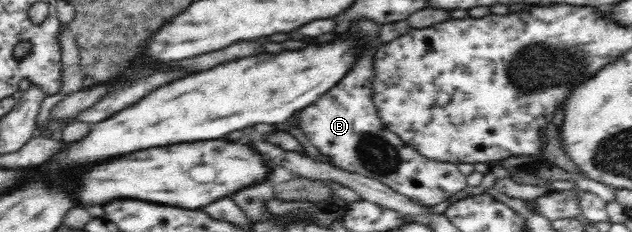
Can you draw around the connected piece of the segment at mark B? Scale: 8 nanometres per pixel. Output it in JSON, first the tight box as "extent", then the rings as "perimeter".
{"extent":[293,17,467,206],"perimeter":[[[363,17],[351,21],[347,29],[337,34],[340,40],[356,42],[357,60],[335,86],[311,105],[298,110],[293,118],[297,128],[309,138],[317,152],[327,158],[325,162],[335,168],[378,180],[399,194],[419,199],[427,206],[439,204],[467,186],[467,175],[458,169],[458,164],[436,162],[423,156],[383,124],[373,101],[376,55],[383,44],[379,39],[379,30],[380,23]]]}

